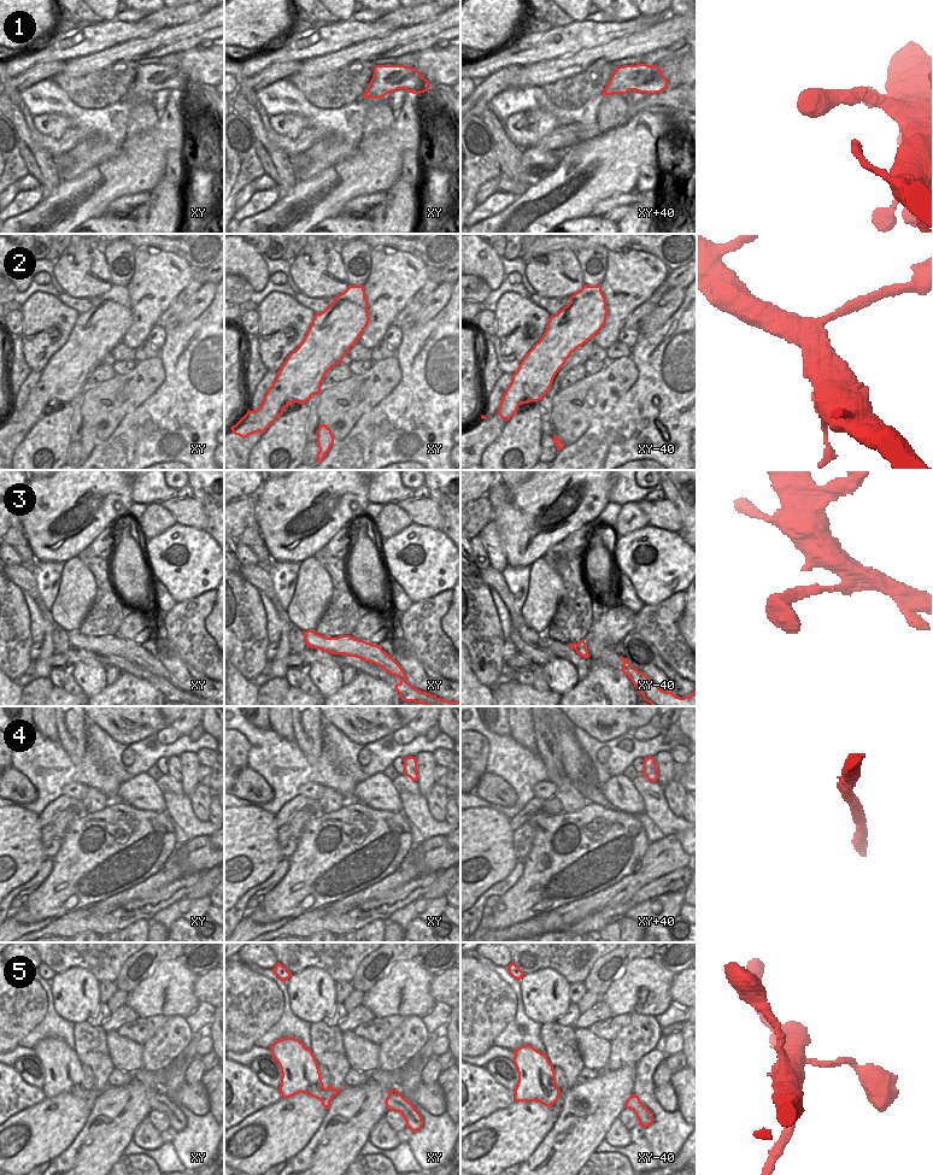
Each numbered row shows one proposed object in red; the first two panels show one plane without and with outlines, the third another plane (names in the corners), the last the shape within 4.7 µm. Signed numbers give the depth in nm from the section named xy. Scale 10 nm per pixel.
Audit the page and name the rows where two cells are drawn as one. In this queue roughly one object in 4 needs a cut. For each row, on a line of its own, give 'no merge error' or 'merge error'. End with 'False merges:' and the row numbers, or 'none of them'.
1: no merge error
2: no merge error
3: no merge error
4: no merge error
5: no merge error
False merges: none of them

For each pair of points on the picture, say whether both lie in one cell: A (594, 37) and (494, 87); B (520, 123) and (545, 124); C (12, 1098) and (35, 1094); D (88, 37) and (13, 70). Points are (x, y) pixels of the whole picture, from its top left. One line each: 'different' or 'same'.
A: different
B: same
C: same
D: same

